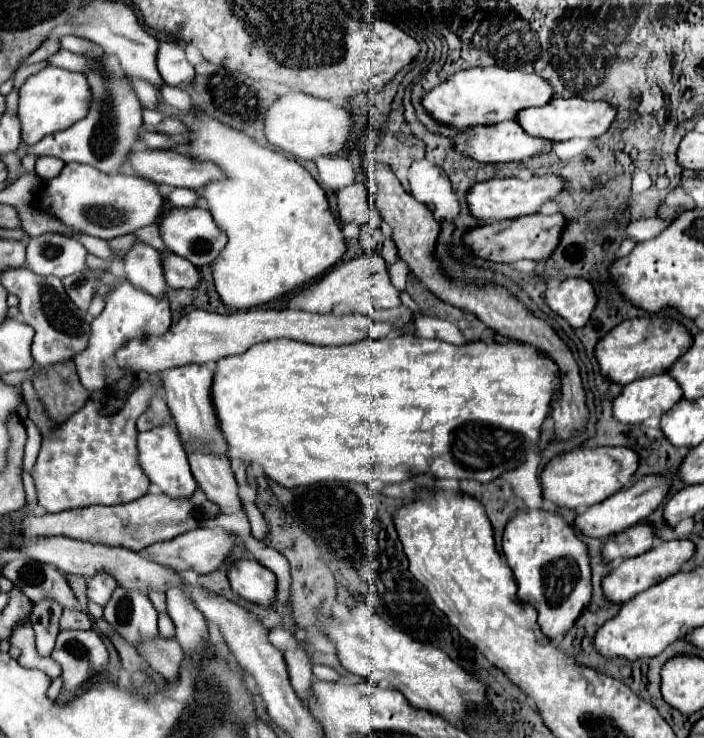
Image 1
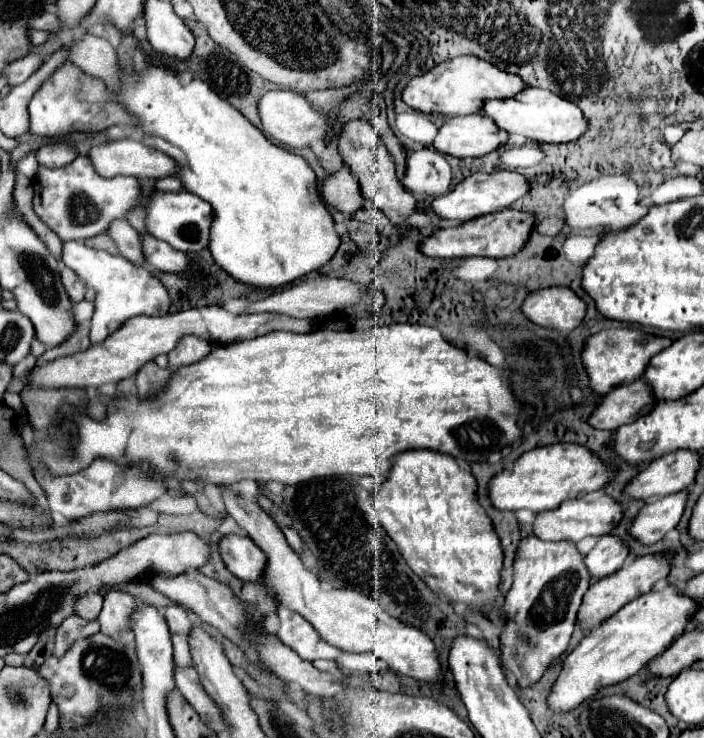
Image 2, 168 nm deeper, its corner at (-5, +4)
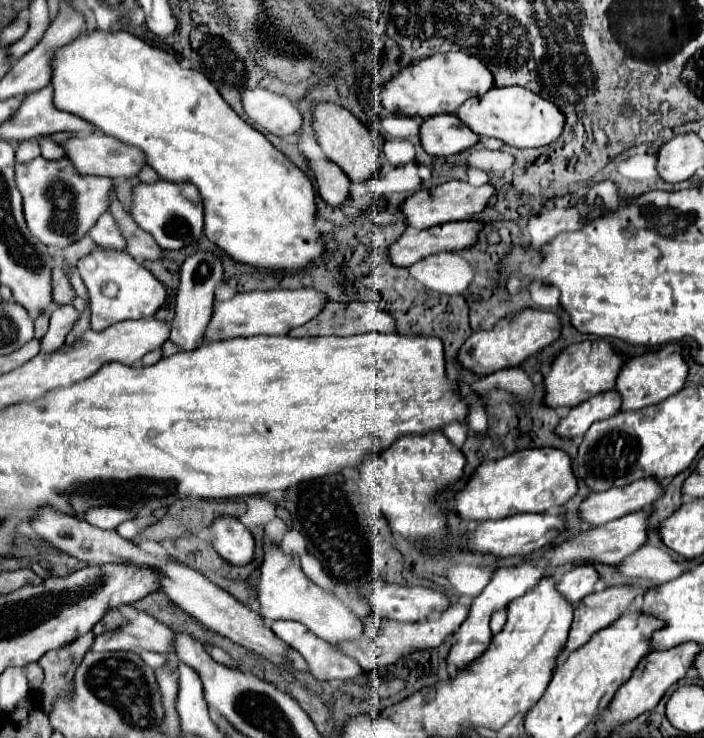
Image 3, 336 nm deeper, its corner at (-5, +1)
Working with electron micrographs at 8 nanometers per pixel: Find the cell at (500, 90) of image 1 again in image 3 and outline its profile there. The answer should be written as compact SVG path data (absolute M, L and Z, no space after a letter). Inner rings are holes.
M435 53L395 73L377 89L377 97L387 111L409 111L411 117L419 115L427 119L431 115L455 113L463 101L487 93L493 85L491 71L477 57L465 53Z

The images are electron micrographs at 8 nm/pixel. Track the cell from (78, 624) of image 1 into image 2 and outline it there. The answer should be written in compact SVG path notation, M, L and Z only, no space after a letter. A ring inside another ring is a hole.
M67 616L65 622L57 628L55 636L55 656L63 656L63 652L83 636L91 636L99 632L99 620L81 620L81 616Z

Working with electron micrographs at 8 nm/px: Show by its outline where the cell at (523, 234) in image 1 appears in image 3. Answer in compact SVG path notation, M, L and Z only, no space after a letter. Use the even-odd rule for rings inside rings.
M467 219L455 223L443 223L423 231L407 229L393 245L387 249L387 257L395 267L409 267L433 253L457 251L473 245L483 223Z

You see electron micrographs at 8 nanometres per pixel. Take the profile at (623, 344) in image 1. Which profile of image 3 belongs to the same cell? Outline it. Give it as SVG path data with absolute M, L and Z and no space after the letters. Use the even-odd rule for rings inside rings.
M601 339L597 341L583 341L565 347L551 363L549 371L543 375L543 385L545 385L545 395L543 395L543 405L557 409L557 407L573 407L577 403L583 403L585 399L611 391L617 379L617 373L623 367L625 357L615 353L613 347Z

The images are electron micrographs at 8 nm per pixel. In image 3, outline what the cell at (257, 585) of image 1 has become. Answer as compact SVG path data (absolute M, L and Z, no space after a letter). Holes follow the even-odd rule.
M217 517L211 525L215 551L231 565L247 565L253 559L255 539L237 517Z

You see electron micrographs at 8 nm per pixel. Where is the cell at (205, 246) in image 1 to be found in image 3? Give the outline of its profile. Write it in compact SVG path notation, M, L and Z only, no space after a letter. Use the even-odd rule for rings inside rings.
M159 179L157 183L139 183L133 187L133 203L129 213L161 249L187 247L203 233L203 203L197 187L191 183L169 183L165 179Z

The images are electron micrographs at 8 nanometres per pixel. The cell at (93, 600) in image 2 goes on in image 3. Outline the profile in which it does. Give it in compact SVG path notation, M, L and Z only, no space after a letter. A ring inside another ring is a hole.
M109 611L95 627L93 627L93 633L95 635L101 635L101 633L107 633L107 631L115 631L117 627L123 627L127 623L127 619L119 613L119 611Z

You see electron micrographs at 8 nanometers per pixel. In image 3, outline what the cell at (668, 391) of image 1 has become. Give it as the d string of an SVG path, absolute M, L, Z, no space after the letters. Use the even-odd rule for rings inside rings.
M613 391L589 397L587 401L567 411L567 415L555 427L555 435L561 439L581 439L595 421L617 415L619 405L621 405L621 399Z

